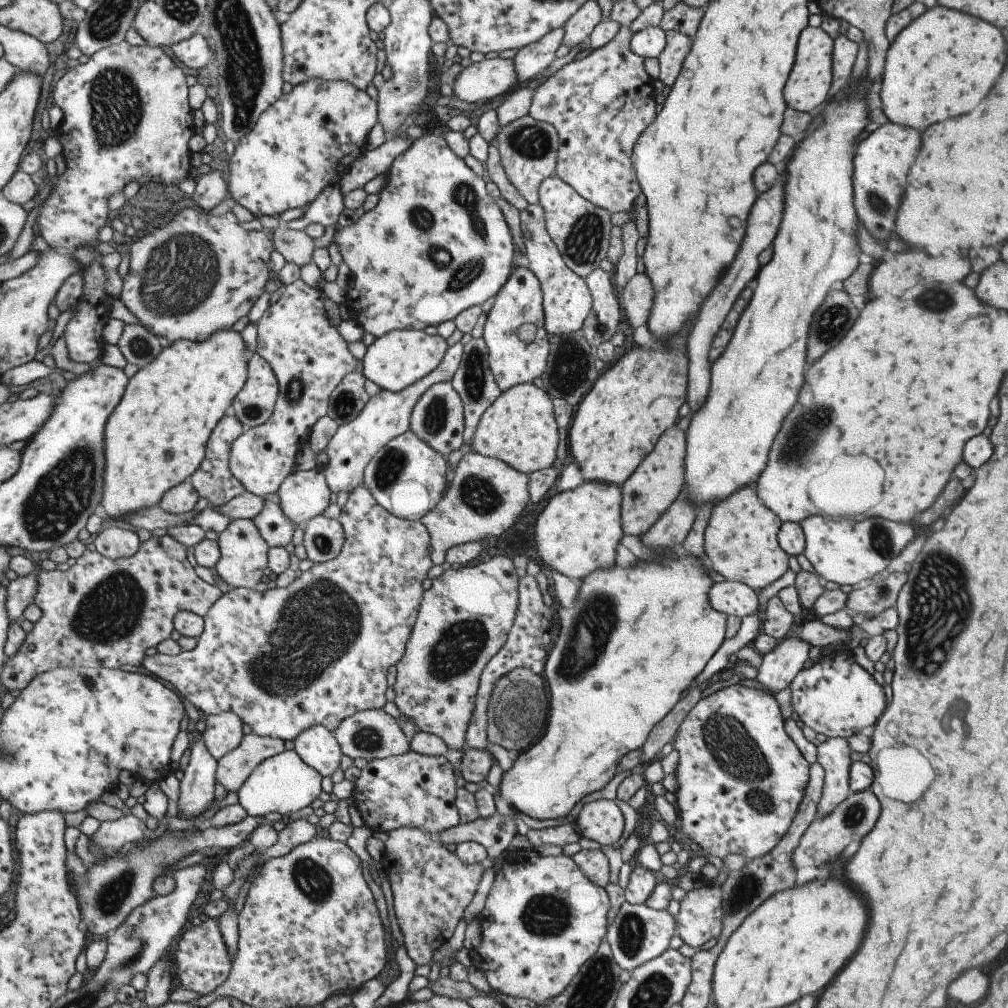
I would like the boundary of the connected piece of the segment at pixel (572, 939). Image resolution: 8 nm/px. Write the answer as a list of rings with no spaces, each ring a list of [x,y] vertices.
[[[519,849],[515,852],[510,852],[505,855],[501,866],[495,873],[493,885],[487,896],[487,901],[484,909],[479,912],[477,918],[481,926],[480,946],[470,950],[471,962],[478,970],[484,972],[488,984],[491,986],[492,995],[498,1000],[497,996],[512,996],[512,998],[526,998],[526,1000],[534,1000],[538,1005],[547,1004],[551,999],[556,998],[564,992],[564,989],[570,984],[572,978],[582,965],[596,954],[600,943],[605,939],[607,933],[606,920],[608,920],[608,910],[610,910],[610,900],[604,887],[599,887],[588,880],[588,877],[583,873],[583,870],[574,862],[572,857],[560,854],[558,856],[541,856],[536,849],[524,850]]]

